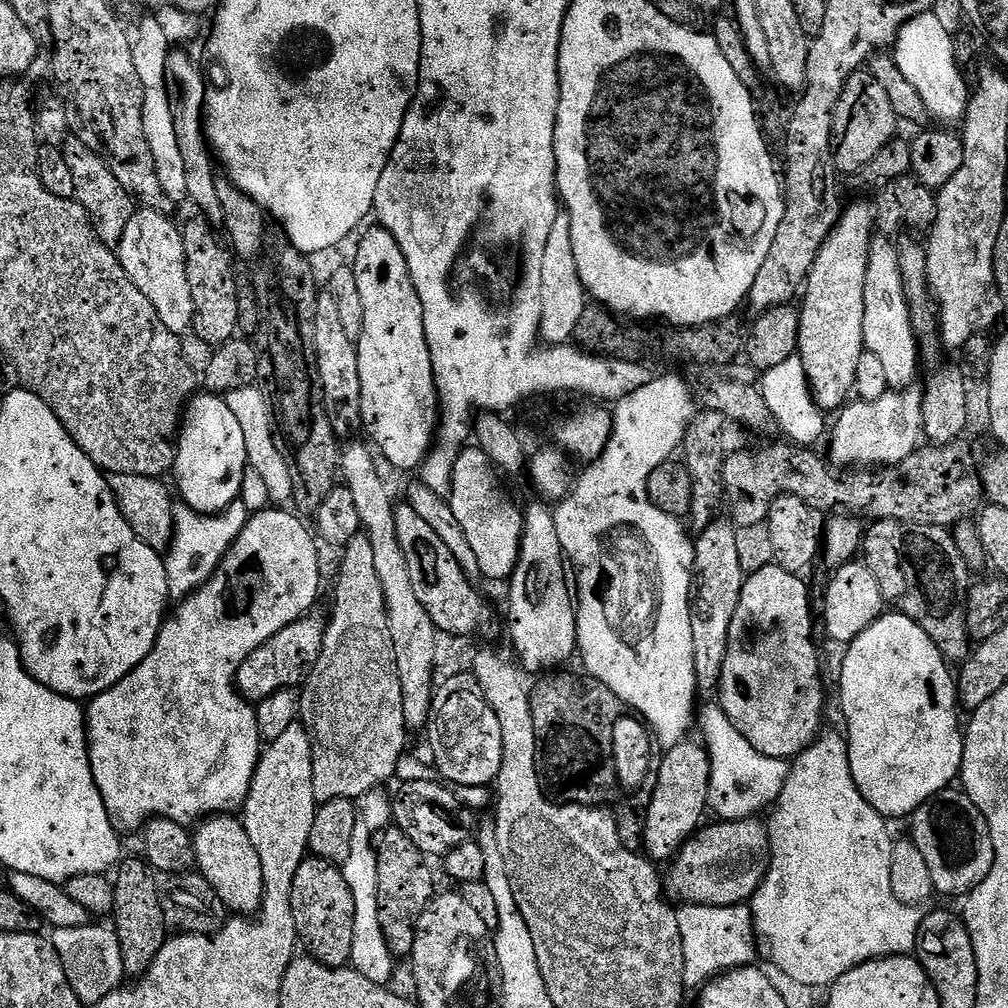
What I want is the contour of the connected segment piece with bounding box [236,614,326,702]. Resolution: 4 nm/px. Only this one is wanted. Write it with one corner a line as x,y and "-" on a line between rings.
317,614
301,616
290,626
278,630
274,638
270,638
240,667
236,675
238,687
244,696
253,702
270,698
284,688
299,685
315,669
316,663
324,650
326,620

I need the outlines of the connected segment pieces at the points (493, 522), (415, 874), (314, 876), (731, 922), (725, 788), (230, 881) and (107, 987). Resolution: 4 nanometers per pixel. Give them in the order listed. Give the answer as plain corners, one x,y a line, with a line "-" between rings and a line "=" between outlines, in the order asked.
465,450
460,456
454,477
454,507
456,518
474,542
476,561
492,580
507,581
520,562
520,547
524,541
524,514
521,505
512,501
504,489
501,473
483,450
=
392,826
379,837
380,921
393,957
411,957
416,941
416,923
426,906
437,895
436,872
431,868
428,853
417,846
403,827
=
315,854
309,855
298,868
292,891
292,909
301,941
309,944
317,960
331,968
345,967
352,959
354,946
354,894
344,877
341,865
=
689,904
679,909
680,929
682,930
682,942
684,943
684,983
685,985
703,986
716,979
717,976
723,976
725,972
731,972
733,968
747,968
753,963
752,960
756,956
756,944
758,948
758,937
756,934
756,923
752,920
751,907
744,904
733,904
731,908
719,908
718,906
710,906
709,904
=
717,715
716,728
708,732
706,747
711,758
711,790
708,792
708,807
720,820
747,820
759,815
766,806
783,795
791,772
791,765
785,759
763,755
742,733
734,727
728,717
=
217,814
207,817
200,826
194,832
196,863
222,902
236,914
254,914
263,909
264,858
254,848
254,842
250,842
243,819
232,814
=
93,922
81,928
57,928
54,943
68,965
72,988
85,1005
95,1006
99,1000
106,998
106,994
115,992
125,983
124,947
120,944
120,934
115,927
103,928
99,922

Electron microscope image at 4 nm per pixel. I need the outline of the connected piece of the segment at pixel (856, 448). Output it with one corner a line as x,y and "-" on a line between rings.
889,390
876,400
857,399
849,403
839,413
840,421
832,434
832,456
830,460
836,466
891,466
900,464
916,449
921,447
924,434
924,398
916,390

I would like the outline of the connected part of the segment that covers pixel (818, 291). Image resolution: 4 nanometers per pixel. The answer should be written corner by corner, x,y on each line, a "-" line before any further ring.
864,200
849,203
822,246
802,296
798,354
804,359
813,395
824,410
843,409
857,387
860,359
866,351
866,284
875,228
874,205

